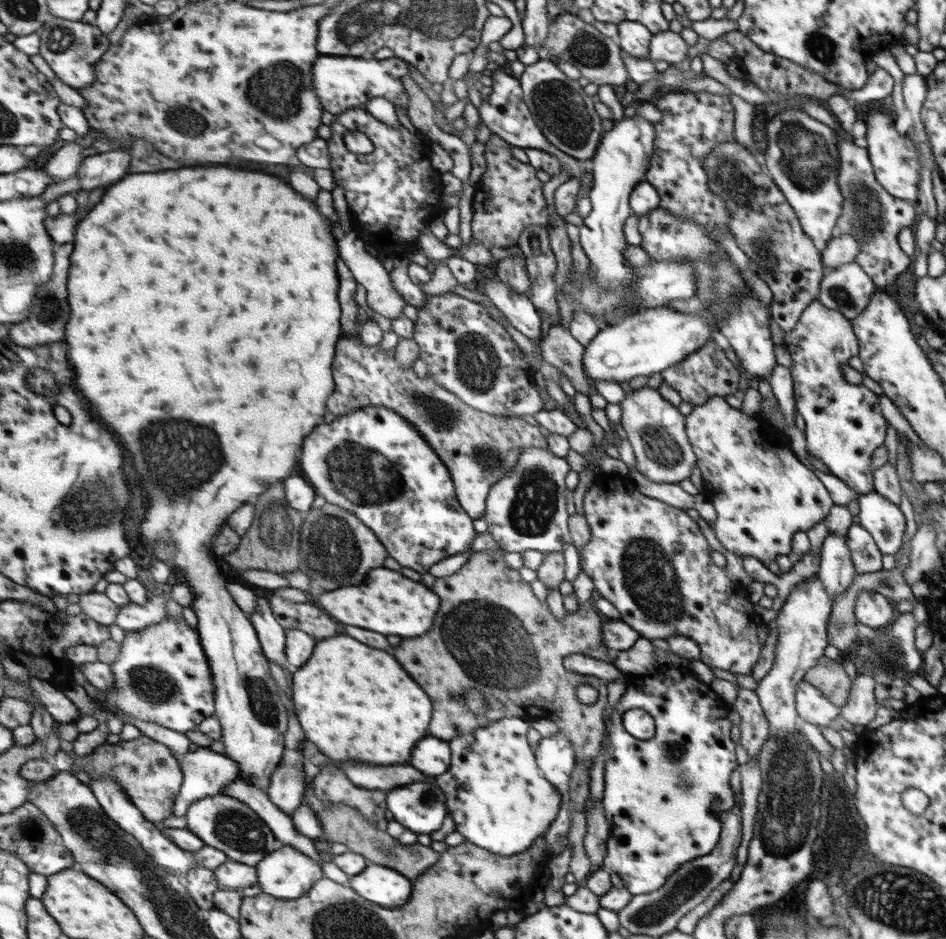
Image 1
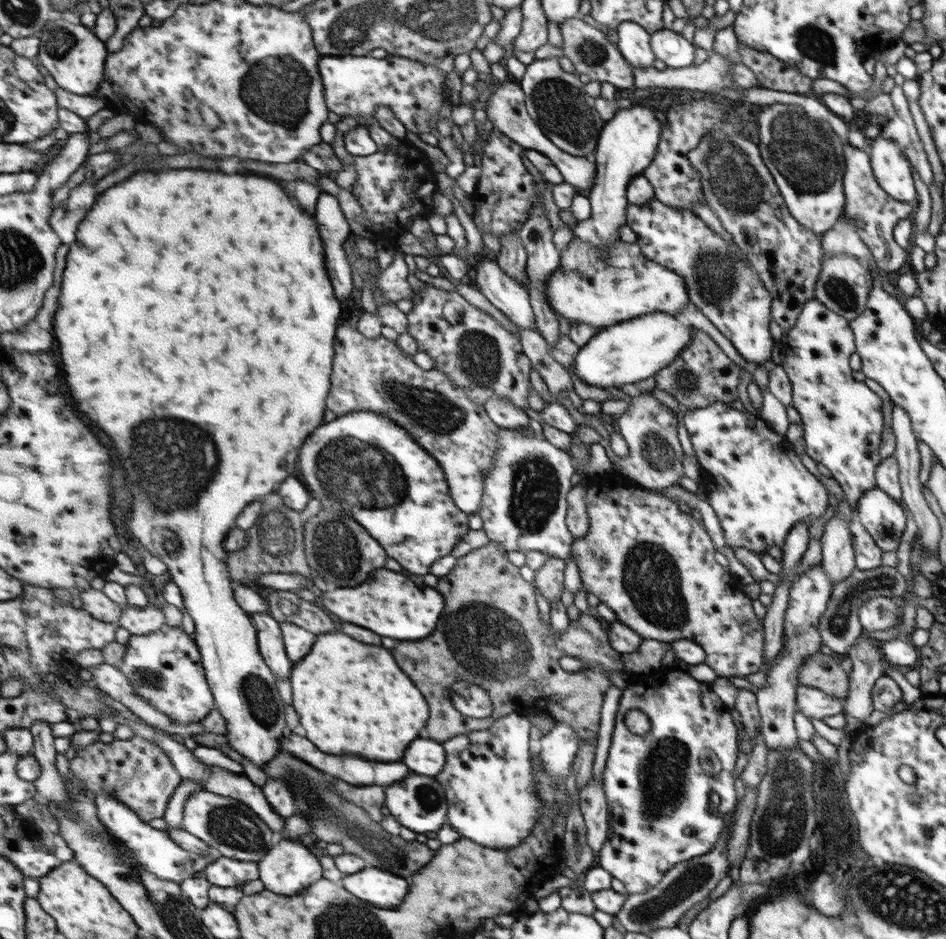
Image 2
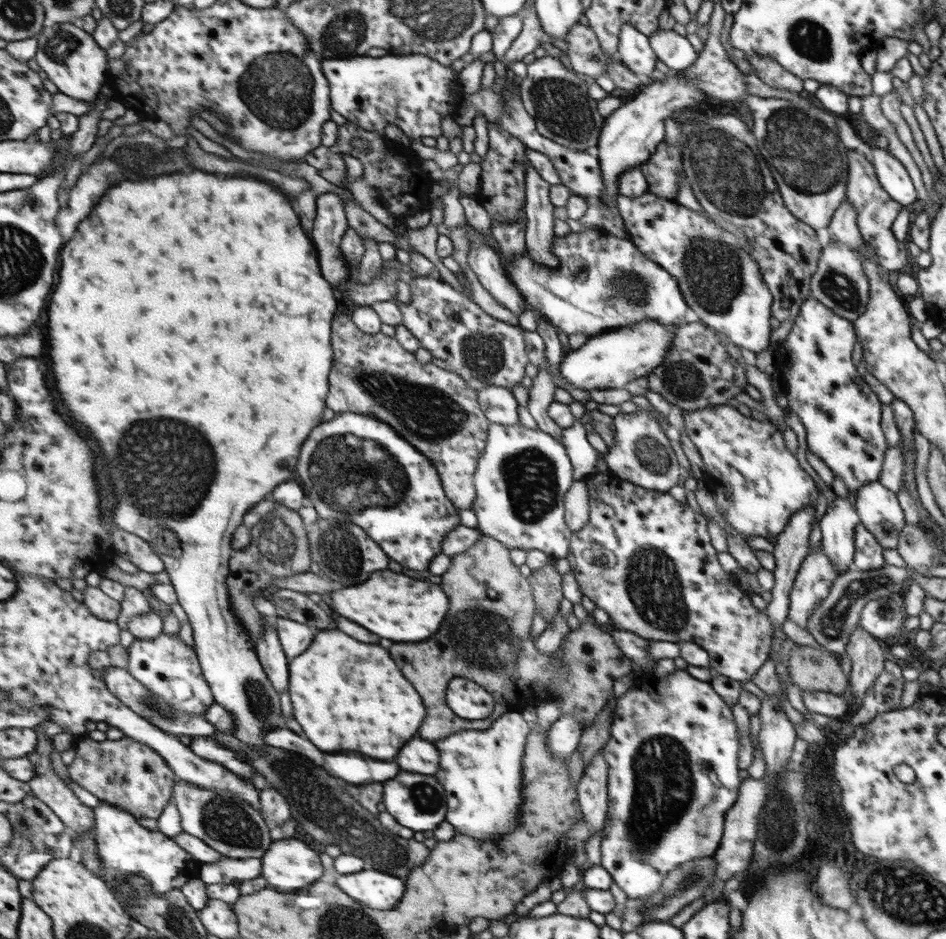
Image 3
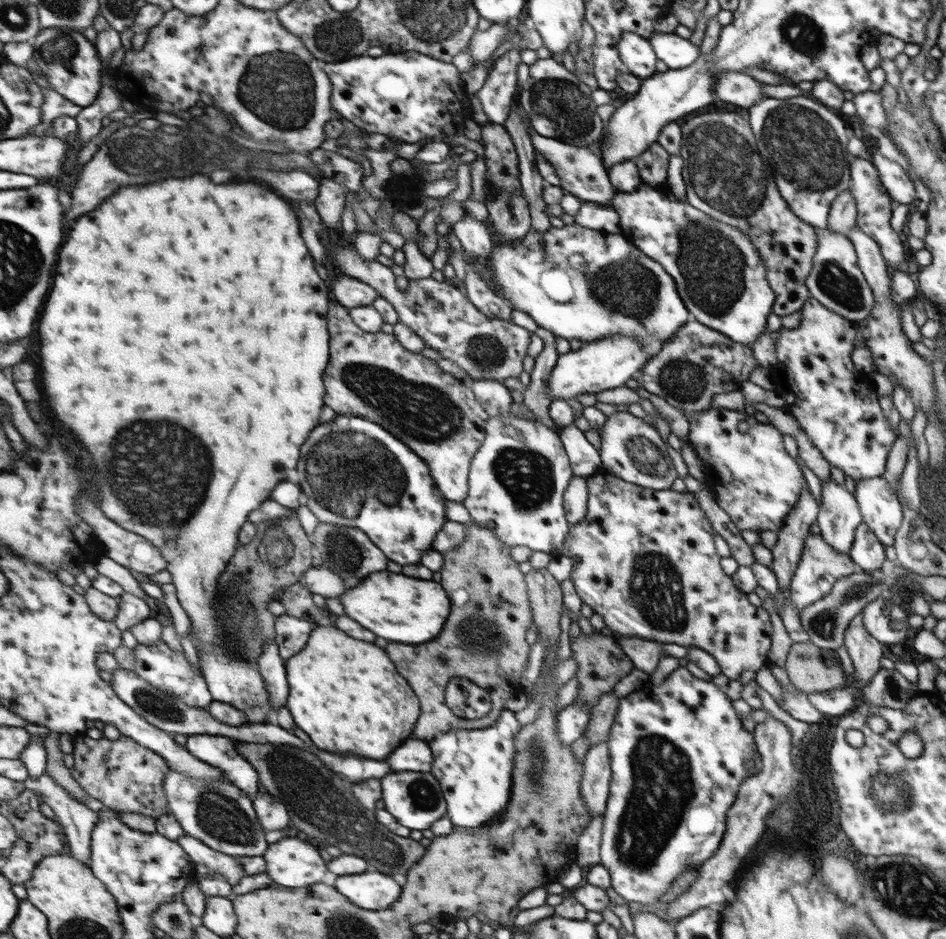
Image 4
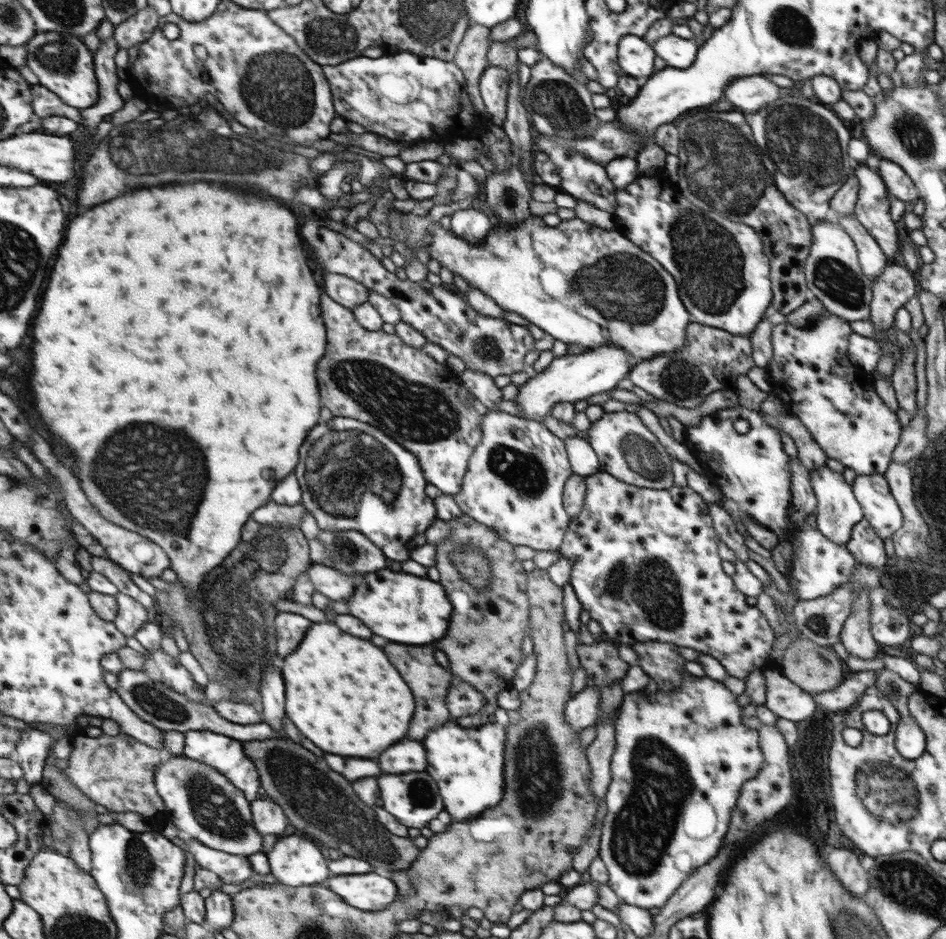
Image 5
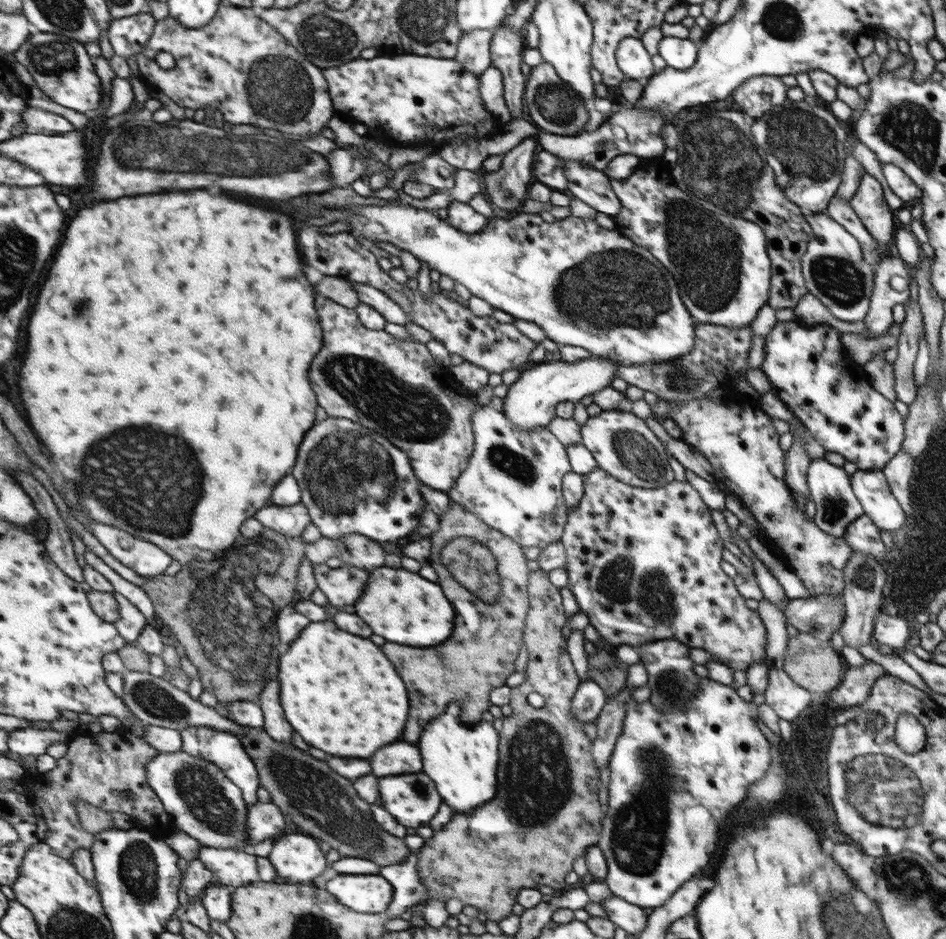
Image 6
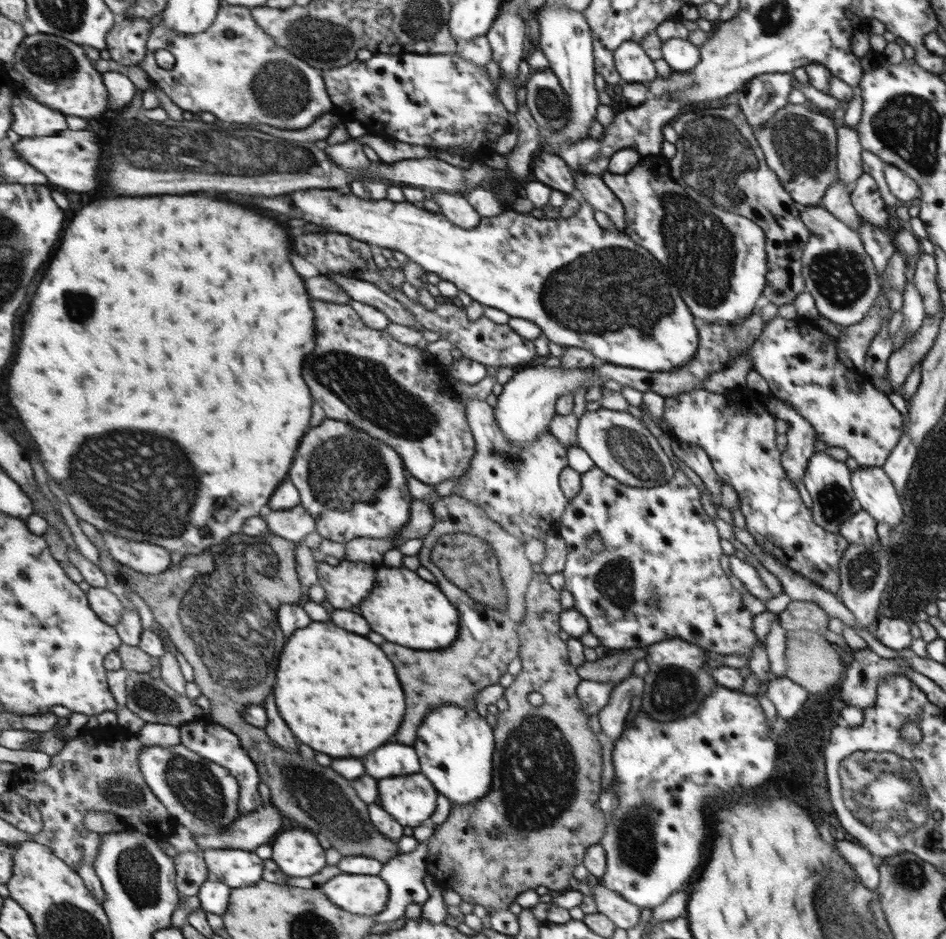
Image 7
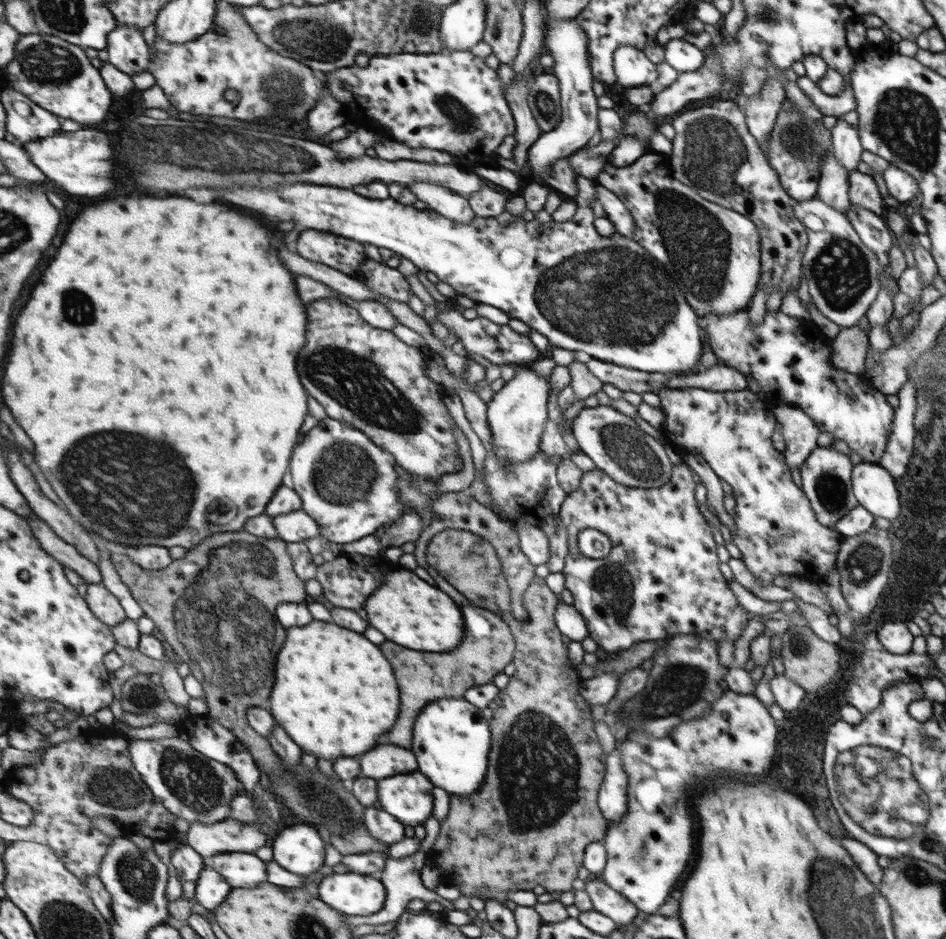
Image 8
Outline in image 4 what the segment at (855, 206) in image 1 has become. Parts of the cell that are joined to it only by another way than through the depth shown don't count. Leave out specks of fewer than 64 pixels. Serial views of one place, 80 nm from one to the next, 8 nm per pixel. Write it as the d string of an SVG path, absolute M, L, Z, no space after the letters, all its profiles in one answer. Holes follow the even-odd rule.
M851 156L849 174L851 175L849 191L854 196L853 200L856 204L856 226L863 234L875 241L875 244L879 247L880 255L887 266L892 267L901 264L905 260L903 244L901 244L897 233L892 228L889 228L891 200L889 200L888 192L885 192L885 188L880 182L880 176L877 174L876 167L868 159Z

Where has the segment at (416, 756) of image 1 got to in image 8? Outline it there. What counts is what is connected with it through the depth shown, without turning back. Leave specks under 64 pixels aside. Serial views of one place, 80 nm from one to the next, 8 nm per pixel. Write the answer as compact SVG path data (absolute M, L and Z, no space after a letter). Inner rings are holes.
M393 744L377 746L361 758L361 770L369 778L389 778L395 774L409 774L419 771L419 762L416 754Z

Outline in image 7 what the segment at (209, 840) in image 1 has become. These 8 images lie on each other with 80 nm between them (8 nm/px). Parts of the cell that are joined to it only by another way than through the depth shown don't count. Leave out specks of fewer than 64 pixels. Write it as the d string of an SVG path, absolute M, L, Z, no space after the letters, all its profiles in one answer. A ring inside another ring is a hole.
M182 742L177 746L146 746L140 756L140 767L145 777L146 789L152 790L152 792L164 802L164 805L168 808L168 812L171 815L172 821L175 823L183 824L189 827L192 833L198 834L198 836L205 836L206 834L217 834L226 830L228 826L231 826L242 814L240 811L240 782L229 772L229 769L224 765L218 765L212 759L202 758L201 755L189 750L189 747L185 746Z

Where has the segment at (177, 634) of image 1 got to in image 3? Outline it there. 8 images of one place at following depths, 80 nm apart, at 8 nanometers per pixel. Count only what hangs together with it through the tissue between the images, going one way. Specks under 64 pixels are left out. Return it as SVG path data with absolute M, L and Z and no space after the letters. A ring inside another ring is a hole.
M163 631L159 637L152 639L135 639L128 651L129 673L175 710L182 710L187 714L205 714L216 703L212 687L202 671L196 648L187 646L177 635Z

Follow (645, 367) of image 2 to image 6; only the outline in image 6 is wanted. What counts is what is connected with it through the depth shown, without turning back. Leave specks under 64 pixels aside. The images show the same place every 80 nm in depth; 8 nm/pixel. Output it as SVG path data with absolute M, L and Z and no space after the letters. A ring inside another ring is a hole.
M591 357L575 362L551 361L539 362L521 369L516 381L509 385L507 394L502 398L505 416L522 431L546 427L554 417L556 405L567 401L575 403L583 396L589 396L598 390L608 388L618 368L617 361L610 358Z

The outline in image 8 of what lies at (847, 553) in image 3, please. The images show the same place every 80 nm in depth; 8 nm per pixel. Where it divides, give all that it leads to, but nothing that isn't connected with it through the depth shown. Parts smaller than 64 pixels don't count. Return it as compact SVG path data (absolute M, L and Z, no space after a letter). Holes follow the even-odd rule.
M816 445L798 469L801 490L808 495L812 509L815 511L816 522L823 527L833 529L841 517L858 505L851 485L852 466L848 455L835 450L832 445L826 447Z

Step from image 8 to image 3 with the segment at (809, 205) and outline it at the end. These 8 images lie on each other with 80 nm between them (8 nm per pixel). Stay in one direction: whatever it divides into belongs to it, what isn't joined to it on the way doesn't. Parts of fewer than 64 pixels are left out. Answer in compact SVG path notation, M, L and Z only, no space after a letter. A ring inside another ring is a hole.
M830 241L820 253L815 272L809 281L809 296L849 321L855 321L857 317L860 317L867 309L869 302L868 277L860 255L859 252L845 246L843 242Z

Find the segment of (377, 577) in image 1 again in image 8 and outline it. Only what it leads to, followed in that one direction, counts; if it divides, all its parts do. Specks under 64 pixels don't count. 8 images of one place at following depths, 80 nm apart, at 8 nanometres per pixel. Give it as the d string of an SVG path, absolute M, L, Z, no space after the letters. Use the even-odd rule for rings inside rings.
M399 570L385 576L383 586L367 600L369 624L381 630L389 640L425 652L449 652L457 648L465 636L465 620L461 608L449 594L427 584L411 570Z

